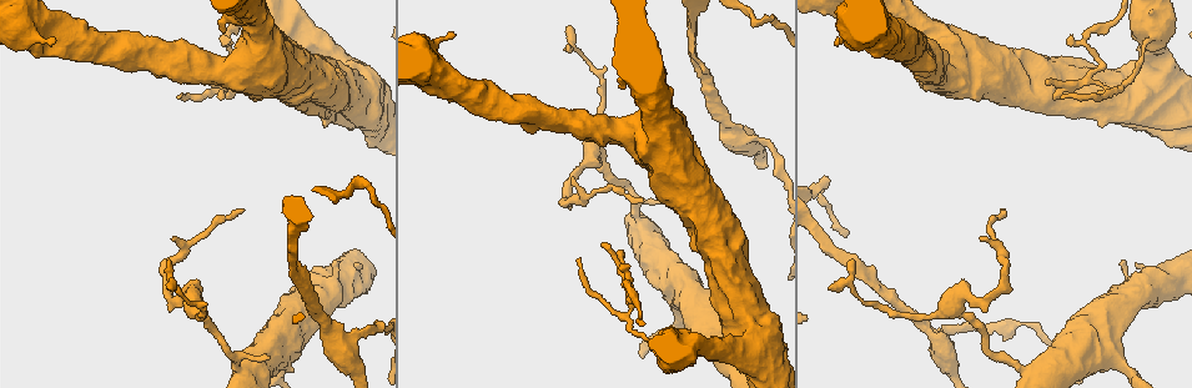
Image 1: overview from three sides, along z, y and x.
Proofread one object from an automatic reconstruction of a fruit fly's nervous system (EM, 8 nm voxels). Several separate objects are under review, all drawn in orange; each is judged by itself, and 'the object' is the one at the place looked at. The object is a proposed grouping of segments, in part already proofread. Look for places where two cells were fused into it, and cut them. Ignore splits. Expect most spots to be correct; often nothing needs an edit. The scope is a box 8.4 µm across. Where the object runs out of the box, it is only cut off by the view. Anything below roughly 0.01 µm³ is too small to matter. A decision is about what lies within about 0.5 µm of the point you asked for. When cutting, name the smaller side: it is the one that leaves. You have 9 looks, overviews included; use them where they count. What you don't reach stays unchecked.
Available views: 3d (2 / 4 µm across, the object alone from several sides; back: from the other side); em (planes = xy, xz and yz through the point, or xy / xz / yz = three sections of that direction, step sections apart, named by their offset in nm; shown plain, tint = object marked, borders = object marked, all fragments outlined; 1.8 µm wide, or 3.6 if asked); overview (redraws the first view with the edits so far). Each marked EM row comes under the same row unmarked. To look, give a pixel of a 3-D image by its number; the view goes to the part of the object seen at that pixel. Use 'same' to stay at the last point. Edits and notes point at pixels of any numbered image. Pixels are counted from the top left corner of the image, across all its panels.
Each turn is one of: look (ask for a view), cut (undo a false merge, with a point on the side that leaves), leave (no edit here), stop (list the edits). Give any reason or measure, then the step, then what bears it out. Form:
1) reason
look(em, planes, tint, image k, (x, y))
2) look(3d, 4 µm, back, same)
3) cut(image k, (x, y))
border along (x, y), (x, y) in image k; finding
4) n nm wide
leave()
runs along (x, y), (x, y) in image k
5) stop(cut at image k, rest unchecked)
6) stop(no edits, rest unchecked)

calibre changes
look(3d, 4 µm, back, image 1, (344, 275))

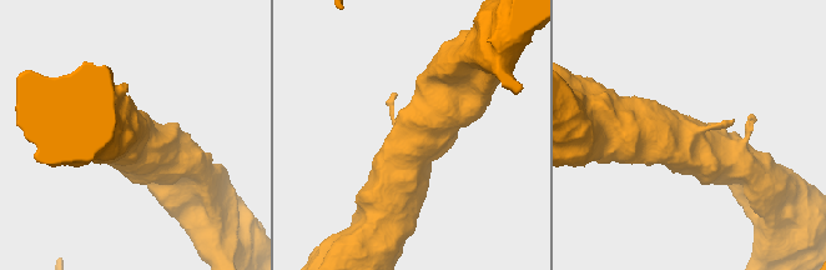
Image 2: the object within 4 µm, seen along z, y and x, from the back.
look(em, 3.6 µm, planes, tint, image 2, (410, 148))

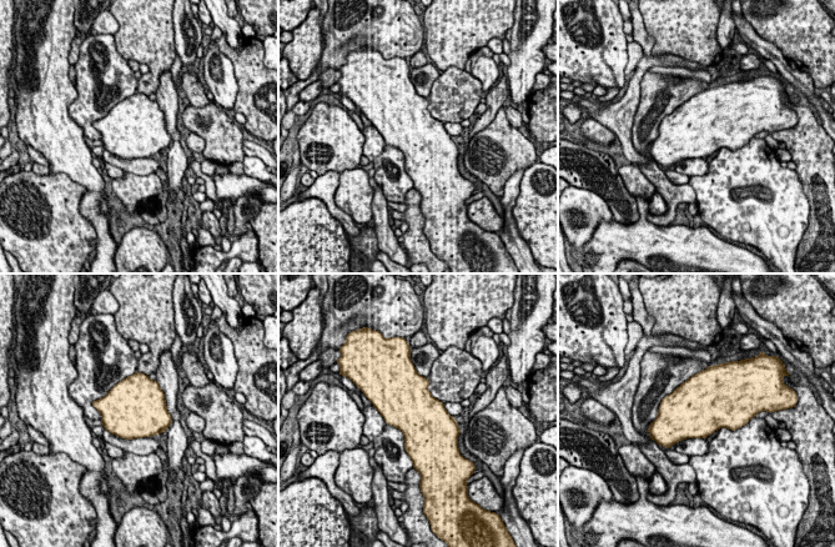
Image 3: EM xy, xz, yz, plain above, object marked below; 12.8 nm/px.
leave()
continuous, no second cell

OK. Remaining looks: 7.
sharp bend
look(em, planes, tint, image 1, (596, 154))

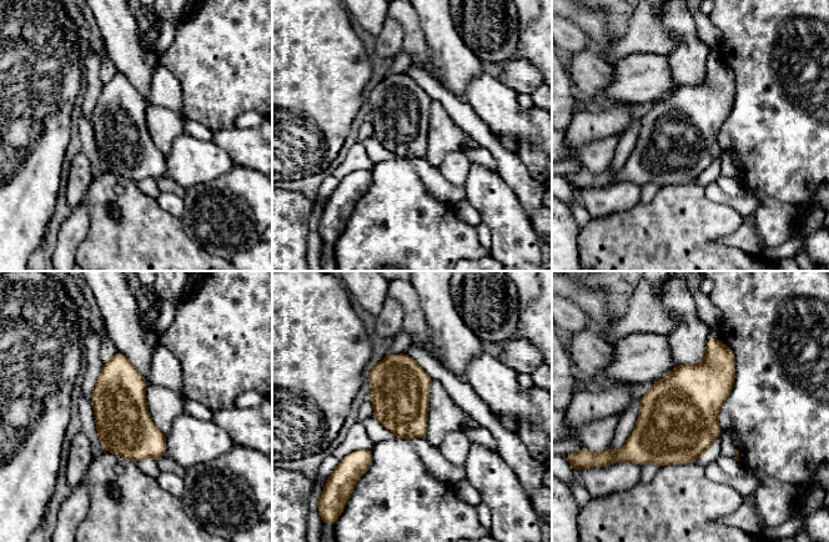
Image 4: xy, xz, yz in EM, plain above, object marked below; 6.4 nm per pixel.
leave()
continuous, no second cell

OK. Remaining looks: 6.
a fork
look(3d, 2 µm, image 1, (943, 345))

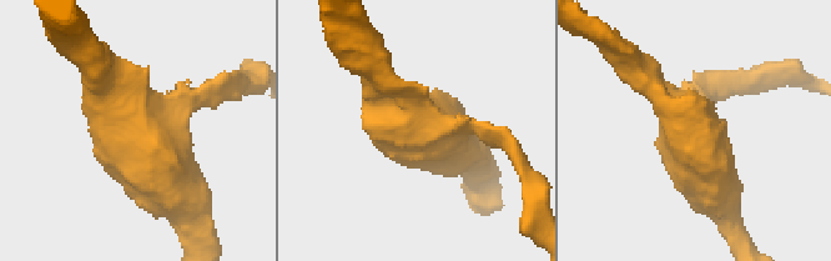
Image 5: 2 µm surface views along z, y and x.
3 arms
look(em, planes, tint, image 5, (407, 123))

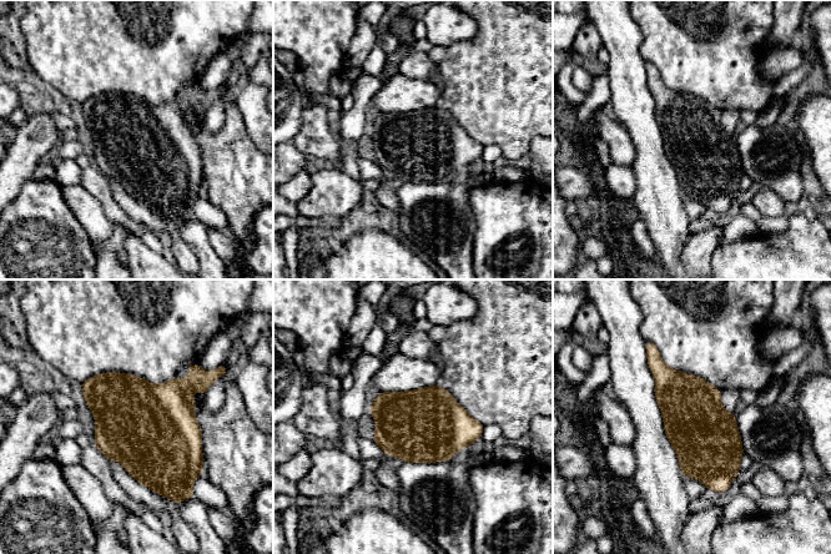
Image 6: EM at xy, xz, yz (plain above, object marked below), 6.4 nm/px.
leave()
continuous, no second cell

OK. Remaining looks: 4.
sharp bend
look(3d, 4 µm, image 1, (627, 293))

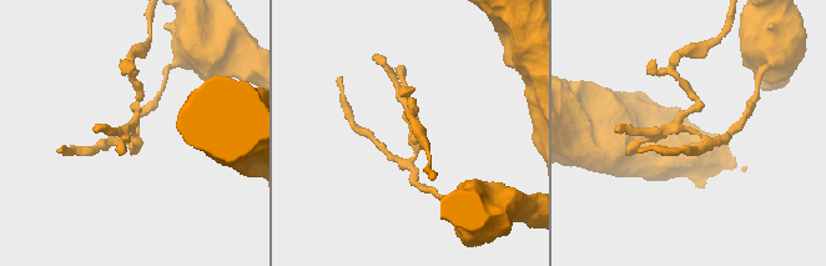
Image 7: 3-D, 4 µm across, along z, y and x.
shape alone is not enough
look(em, planes, tint, image 7, (681, 127))

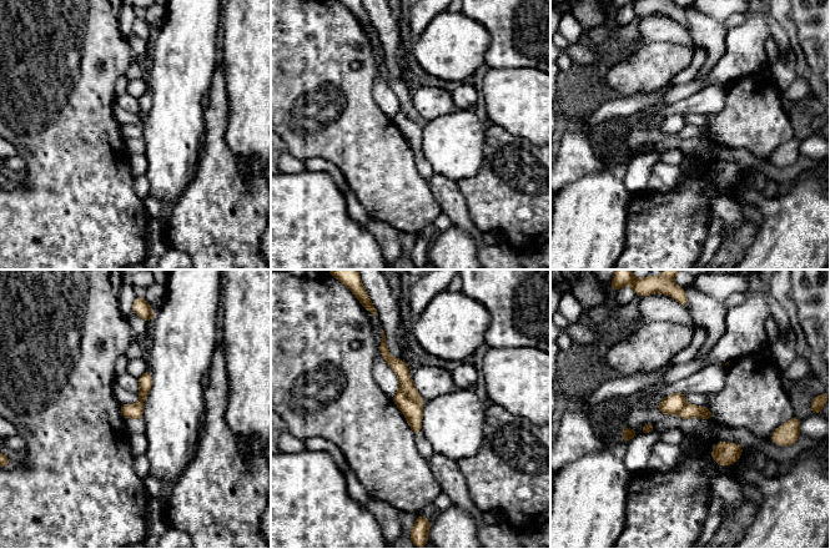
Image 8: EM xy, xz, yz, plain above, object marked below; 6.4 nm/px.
100 nm wide
leave()
runs along (383, 343), (403, 374), (416, 431) in image 8; all the same cell

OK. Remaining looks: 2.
stop(no edits, rest unchecked)

